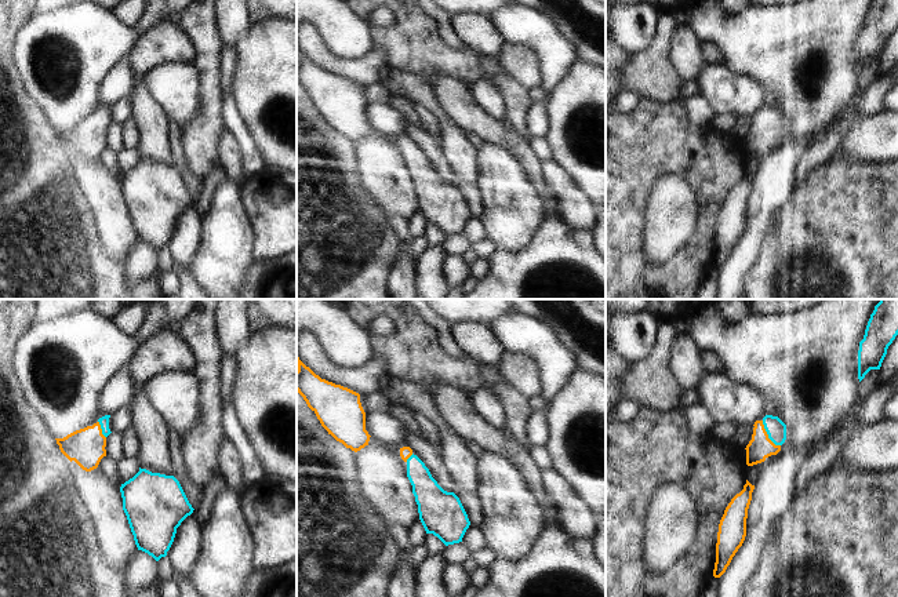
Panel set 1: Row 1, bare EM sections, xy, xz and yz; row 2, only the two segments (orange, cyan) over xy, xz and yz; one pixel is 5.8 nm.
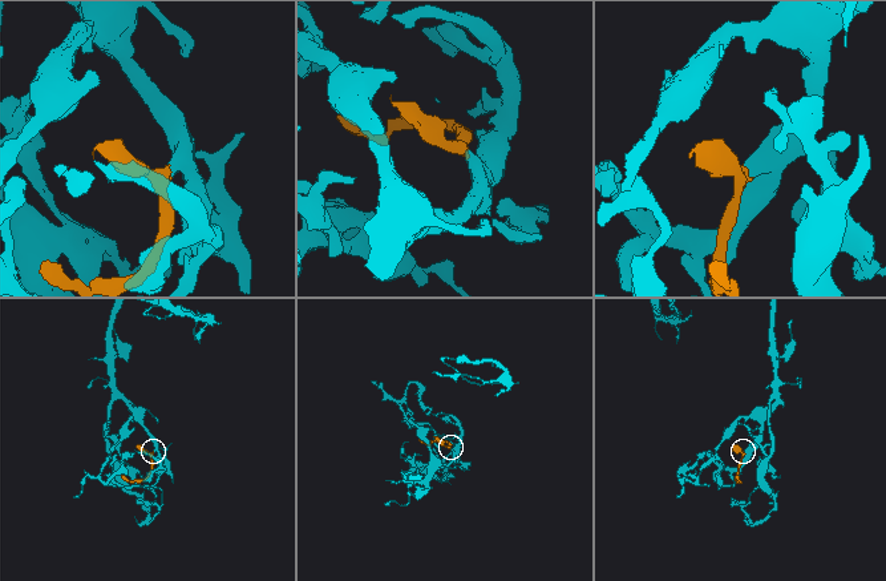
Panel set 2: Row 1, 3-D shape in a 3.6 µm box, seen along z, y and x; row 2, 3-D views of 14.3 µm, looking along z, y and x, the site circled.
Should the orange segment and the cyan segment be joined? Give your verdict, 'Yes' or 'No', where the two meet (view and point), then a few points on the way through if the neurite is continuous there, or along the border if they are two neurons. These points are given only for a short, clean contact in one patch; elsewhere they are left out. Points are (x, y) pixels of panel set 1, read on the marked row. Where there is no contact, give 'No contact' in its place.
Yes. Touches orange at yz (767, 434). Path across: yz (760, 447), (766, 441), (767, 434), (775, 429)

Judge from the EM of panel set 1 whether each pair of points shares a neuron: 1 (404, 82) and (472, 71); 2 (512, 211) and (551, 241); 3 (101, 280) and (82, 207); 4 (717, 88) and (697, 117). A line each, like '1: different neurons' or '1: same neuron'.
1: different neurons
2: different neurons
3: same neuron
4: different neurons

